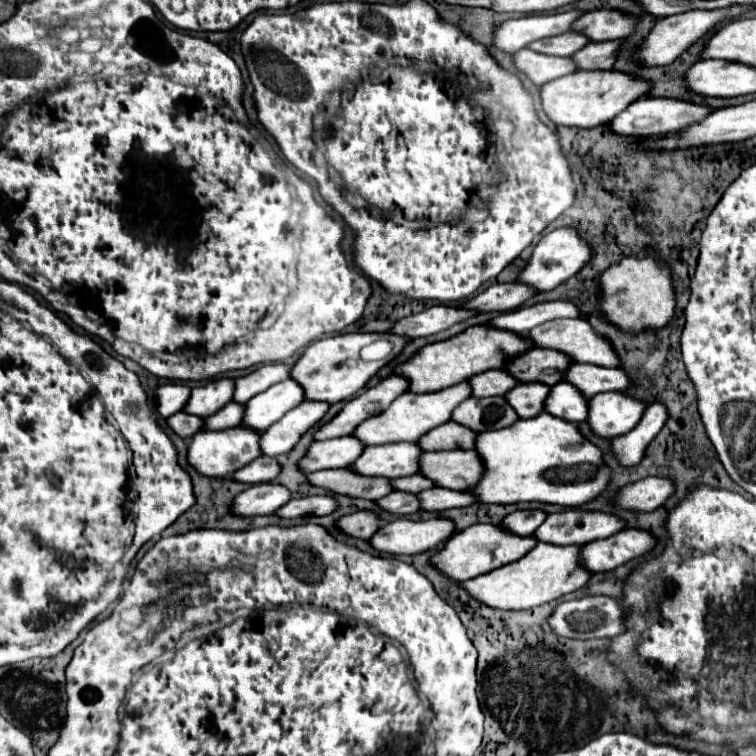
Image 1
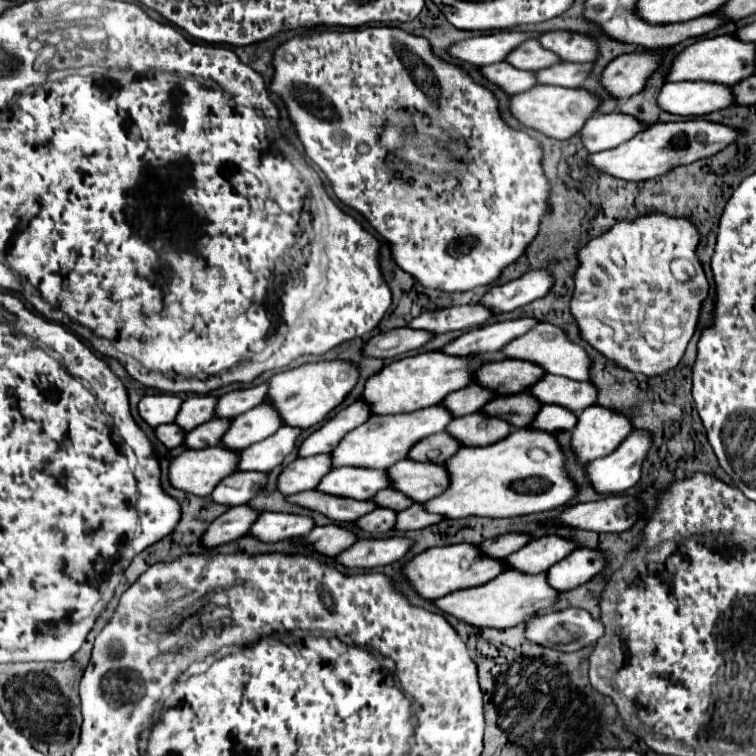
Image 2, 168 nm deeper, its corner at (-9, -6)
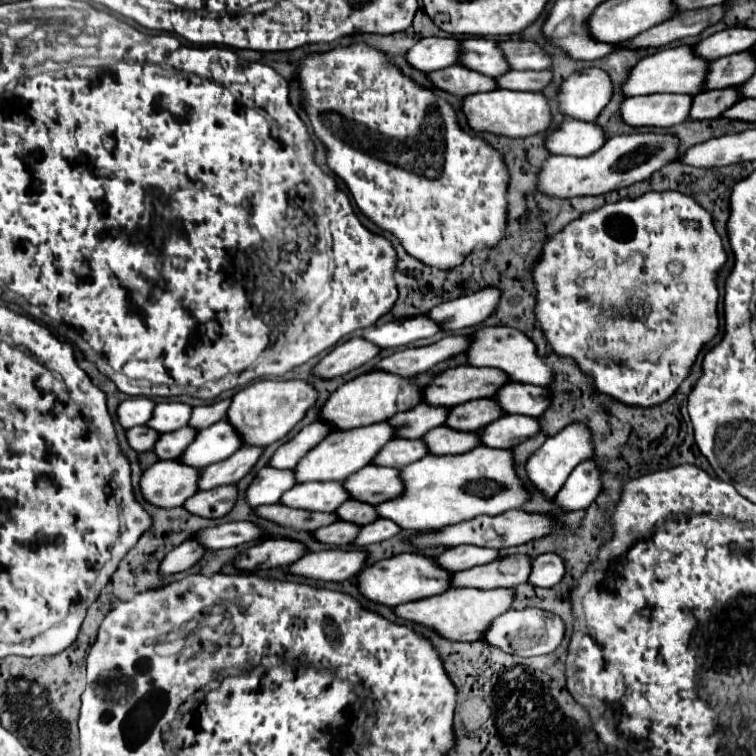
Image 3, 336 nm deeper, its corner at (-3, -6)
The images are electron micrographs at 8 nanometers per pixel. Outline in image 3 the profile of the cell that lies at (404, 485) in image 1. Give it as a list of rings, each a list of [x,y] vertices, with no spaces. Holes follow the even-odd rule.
[[[347,500],[343,502],[339,508],[337,508],[337,514],[341,520],[347,520],[347,522],[357,522],[361,526],[369,524],[369,522],[375,522],[379,518],[375,506],[367,504],[367,502],[361,502],[361,500]]]

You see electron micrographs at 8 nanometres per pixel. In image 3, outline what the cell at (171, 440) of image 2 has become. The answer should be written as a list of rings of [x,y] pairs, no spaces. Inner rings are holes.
[[[137,426],[137,428],[129,428],[127,430],[127,438],[129,438],[129,444],[133,450],[137,452],[147,452],[147,450],[153,450],[157,440],[159,440],[159,432],[157,430],[151,430],[149,426]]]

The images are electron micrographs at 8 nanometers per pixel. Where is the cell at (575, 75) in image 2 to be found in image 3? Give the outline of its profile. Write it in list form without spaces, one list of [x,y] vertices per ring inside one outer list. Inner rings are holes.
[[[511,70],[511,74],[503,74],[501,78],[497,78],[497,82],[499,82],[501,88],[525,90],[525,92],[539,92],[551,80],[553,80],[553,72],[551,70],[541,70],[541,72],[533,72],[533,70]]]

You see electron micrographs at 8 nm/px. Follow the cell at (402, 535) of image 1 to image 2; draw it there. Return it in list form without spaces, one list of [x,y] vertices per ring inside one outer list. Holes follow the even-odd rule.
[[[373,538],[373,540],[357,540],[353,546],[335,556],[335,562],[345,568],[375,568],[391,564],[407,554],[411,542],[407,538]]]

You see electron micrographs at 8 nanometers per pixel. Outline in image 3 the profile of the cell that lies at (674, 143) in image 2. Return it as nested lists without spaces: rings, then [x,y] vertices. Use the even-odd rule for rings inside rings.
[[[633,132],[625,136],[613,136],[601,150],[597,150],[597,154],[585,158],[551,156],[541,168],[541,178],[537,178],[537,182],[541,182],[541,190],[545,190],[545,194],[553,194],[559,198],[605,194],[651,178],[653,172],[671,164],[679,156],[679,144],[681,140],[675,134]]]

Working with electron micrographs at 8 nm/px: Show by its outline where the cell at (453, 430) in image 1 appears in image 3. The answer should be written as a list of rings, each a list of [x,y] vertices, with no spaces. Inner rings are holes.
[[[395,438],[393,442],[389,442],[389,446],[385,446],[385,450],[381,450],[381,454],[377,456],[377,464],[401,470],[407,464],[413,464],[425,458],[427,454],[429,454],[429,448],[421,438],[417,440]]]

